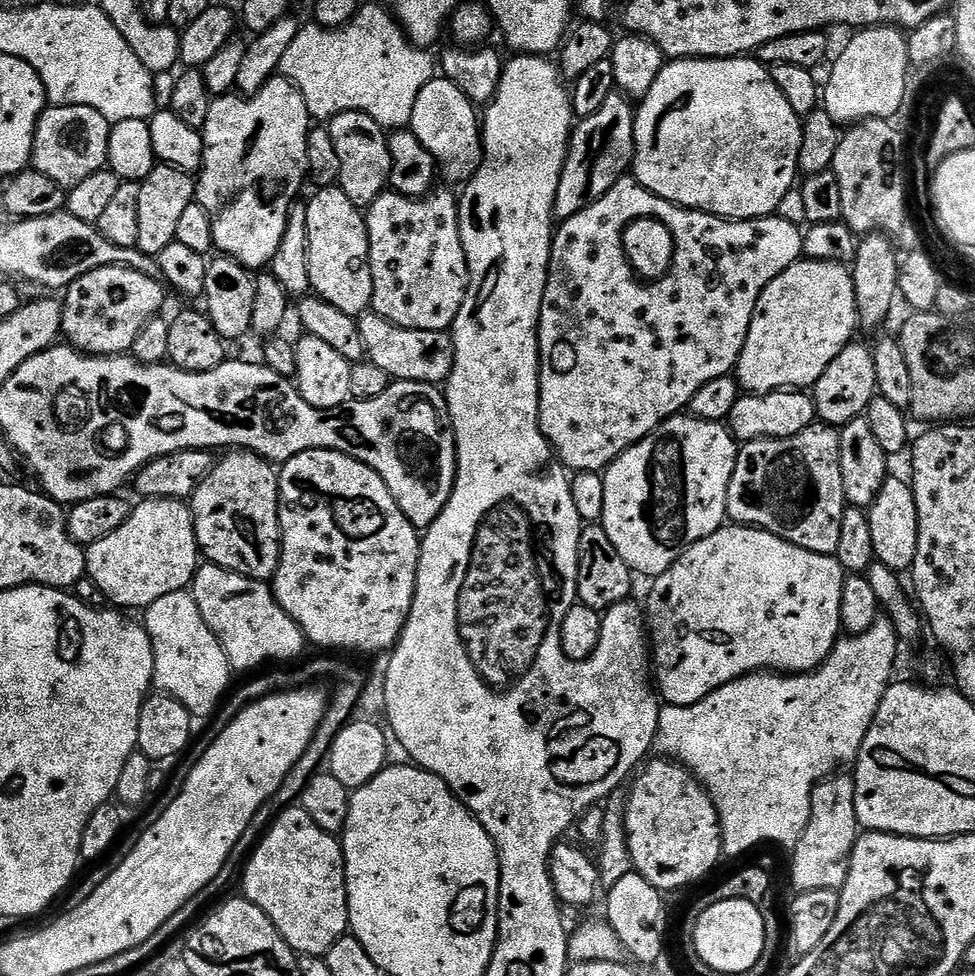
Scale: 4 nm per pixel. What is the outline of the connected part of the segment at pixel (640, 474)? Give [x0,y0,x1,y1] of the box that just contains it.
[602,415,738,578]

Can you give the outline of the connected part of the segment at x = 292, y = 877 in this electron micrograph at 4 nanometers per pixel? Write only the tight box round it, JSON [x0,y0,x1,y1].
[242,807,349,957]

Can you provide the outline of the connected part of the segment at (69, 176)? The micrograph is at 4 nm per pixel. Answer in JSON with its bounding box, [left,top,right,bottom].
[31,106,111,190]

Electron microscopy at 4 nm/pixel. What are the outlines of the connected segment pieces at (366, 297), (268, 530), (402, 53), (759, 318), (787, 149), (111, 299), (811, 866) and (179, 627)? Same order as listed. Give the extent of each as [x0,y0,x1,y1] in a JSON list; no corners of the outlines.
[[306,186,374,318],[190,450,280,581],[279,3,434,130],[734,258,858,394],[630,58,804,220],[60,264,164,356],[790,774,860,893],[142,591,234,718]]

